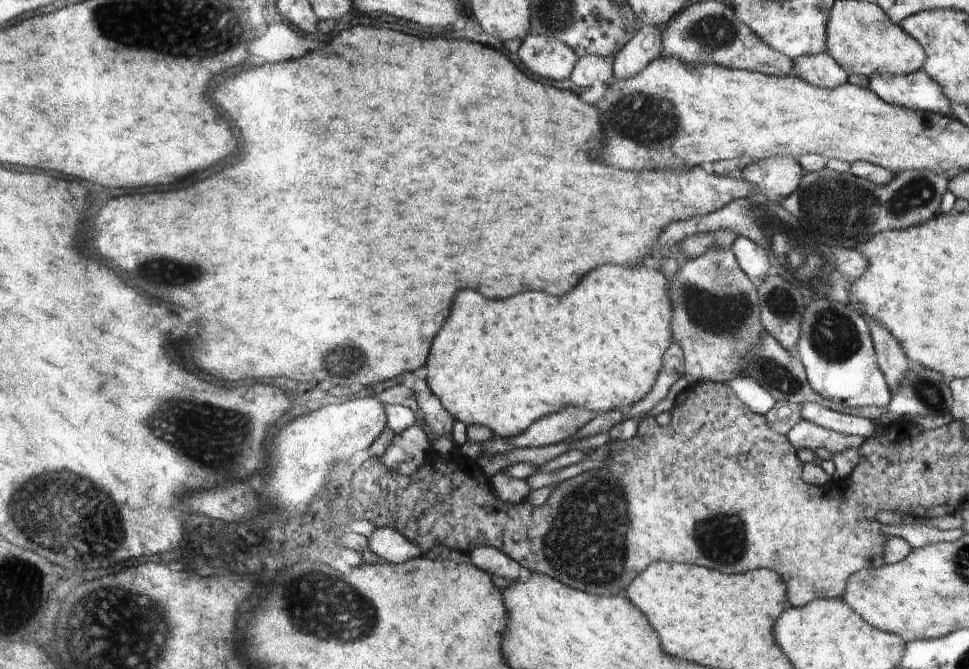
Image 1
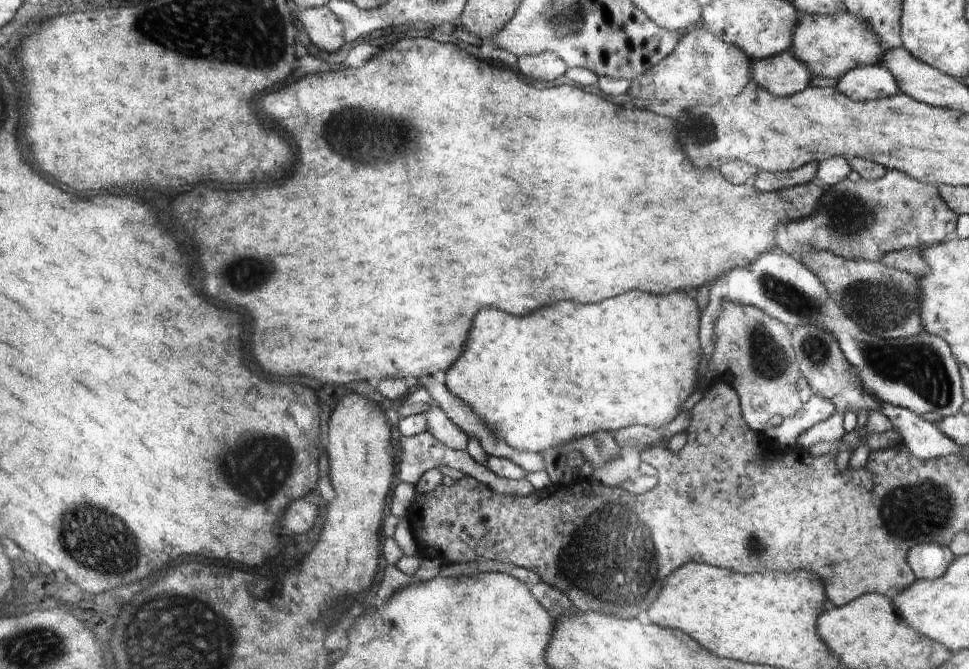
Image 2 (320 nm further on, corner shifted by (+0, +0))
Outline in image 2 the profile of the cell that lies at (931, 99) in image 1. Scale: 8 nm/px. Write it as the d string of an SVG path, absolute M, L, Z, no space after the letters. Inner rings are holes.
M884 64L856 67L842 75L834 87L853 101L875 101L897 95L900 84Z

